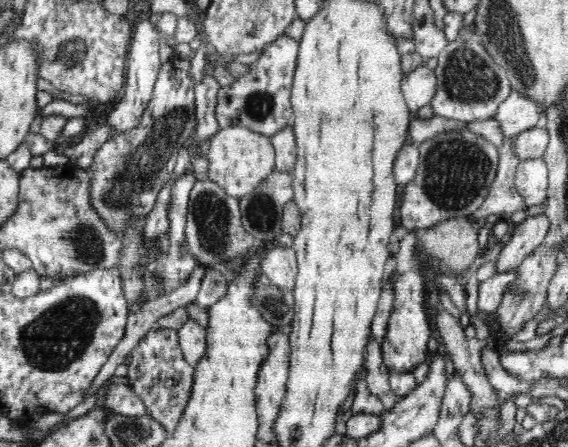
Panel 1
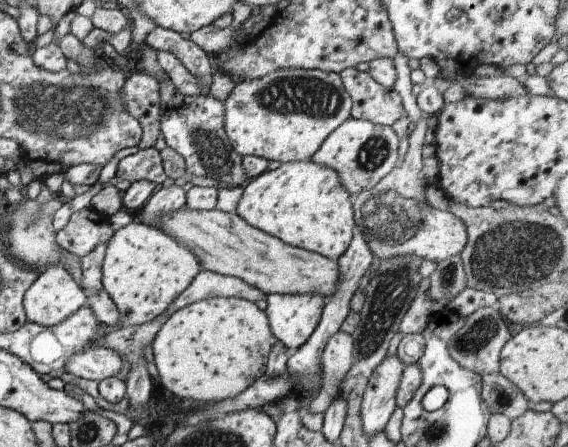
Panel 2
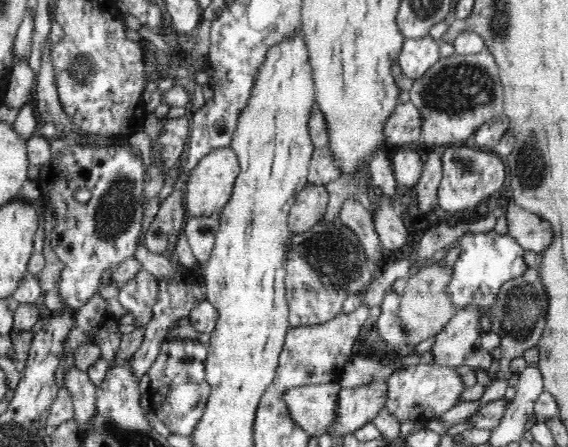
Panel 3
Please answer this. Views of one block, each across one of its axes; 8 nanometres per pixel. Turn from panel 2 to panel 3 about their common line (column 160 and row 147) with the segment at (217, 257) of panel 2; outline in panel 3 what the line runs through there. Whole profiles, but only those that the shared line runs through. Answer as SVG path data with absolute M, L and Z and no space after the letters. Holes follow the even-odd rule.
M230 147L211 150L190 172L186 180L184 208L187 217L218 216L228 202L234 188L236 177L240 172L240 163L236 153Z

